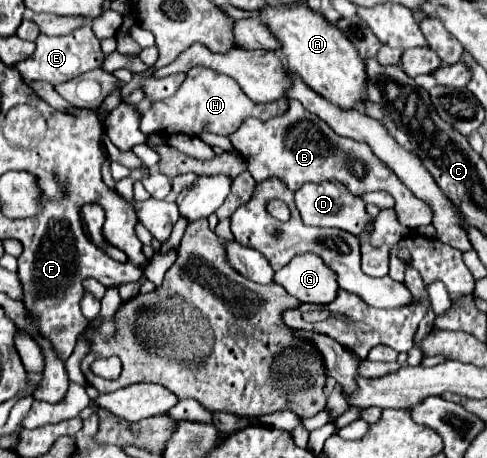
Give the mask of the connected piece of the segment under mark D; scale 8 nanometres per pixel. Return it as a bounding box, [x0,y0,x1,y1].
[294,182,368,236]

